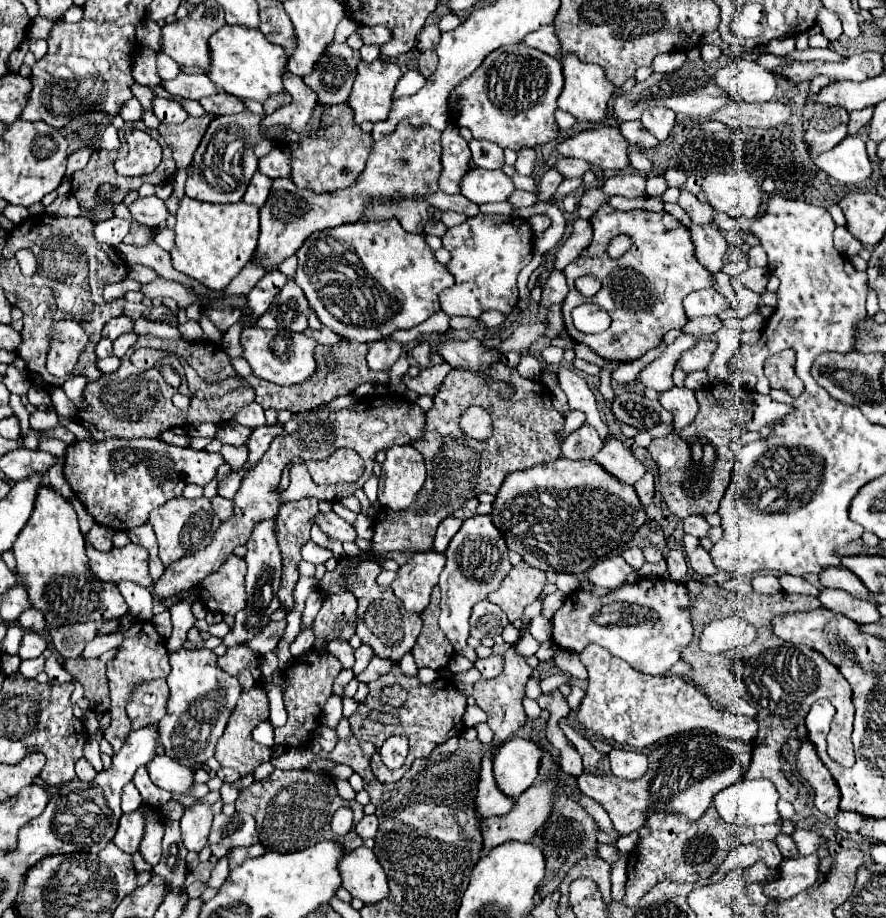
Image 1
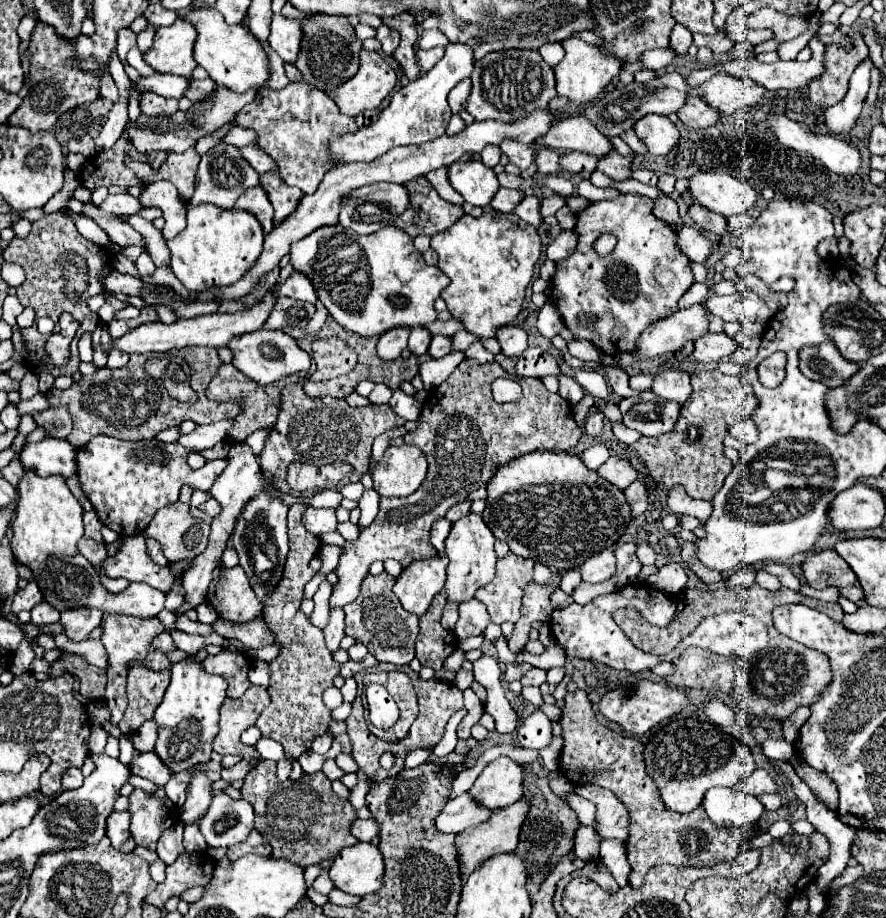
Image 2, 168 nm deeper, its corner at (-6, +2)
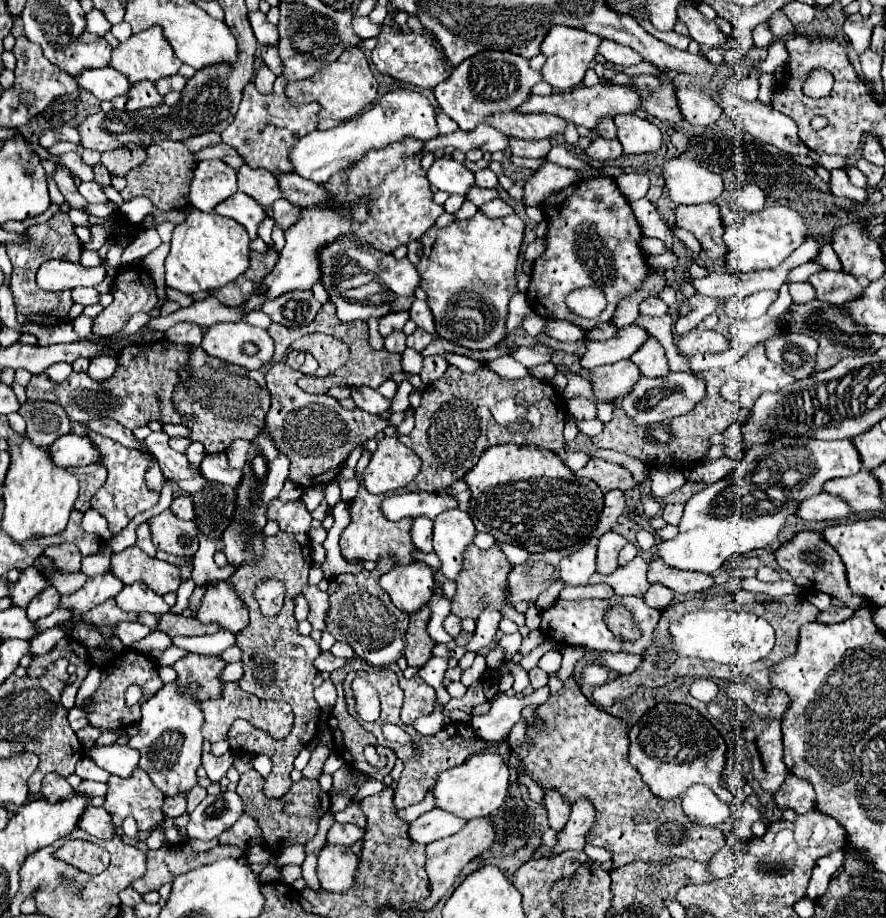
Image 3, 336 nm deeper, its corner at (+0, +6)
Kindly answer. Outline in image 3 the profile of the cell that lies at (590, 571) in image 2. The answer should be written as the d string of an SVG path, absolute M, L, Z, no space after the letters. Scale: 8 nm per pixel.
M590 544L566 556L560 564L560 578L566 584L574 586L586 586L594 572L596 572L596 546Z

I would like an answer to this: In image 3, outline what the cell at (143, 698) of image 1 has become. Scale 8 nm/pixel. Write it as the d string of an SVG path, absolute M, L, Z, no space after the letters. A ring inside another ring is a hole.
M124 650L120 652L118 656L114 656L104 668L102 668L102 682L96 690L96 694L86 700L84 704L84 712L90 720L90 726L96 726L96 728L128 728L130 724L138 722L140 720L140 704L146 702L154 692L158 692L162 688L162 680L158 676L158 666L148 658L144 656L142 652L136 652L136 650ZM128 686L140 686L142 688L142 698L138 704L134 706L128 706L126 700L124 700L124 694L128 690ZM88 702L94 702L94 710L88 710Z

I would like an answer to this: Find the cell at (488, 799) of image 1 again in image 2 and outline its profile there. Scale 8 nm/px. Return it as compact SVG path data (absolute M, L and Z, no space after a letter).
M468 794L450 800L436 818L436 828L442 834L460 834L492 816L488 808L480 808Z

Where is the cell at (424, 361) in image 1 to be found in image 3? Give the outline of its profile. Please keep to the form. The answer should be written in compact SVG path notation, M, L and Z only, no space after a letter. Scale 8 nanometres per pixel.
M394 332L388 338L384 338L384 348L388 352L404 352L406 350L406 334L404 332Z

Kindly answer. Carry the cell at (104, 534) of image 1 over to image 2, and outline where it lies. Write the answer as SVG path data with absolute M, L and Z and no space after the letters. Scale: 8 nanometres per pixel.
M82 538L78 542L78 552L92 564L92 566L100 566L106 560L106 548L104 544L98 544L90 538Z

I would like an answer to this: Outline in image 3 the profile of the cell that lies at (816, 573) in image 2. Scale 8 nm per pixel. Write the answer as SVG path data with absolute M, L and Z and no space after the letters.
M800 532L794 540L790 540L788 544L784 544L776 552L776 562L804 590L808 590L808 592L812 592L812 590L826 592L832 598L840 600L844 606L852 608L852 610L858 610L862 606L862 598L858 594L852 594L852 590L848 588L846 570L844 570L844 562L840 558L840 554L822 538L822 534L816 534L816 532Z

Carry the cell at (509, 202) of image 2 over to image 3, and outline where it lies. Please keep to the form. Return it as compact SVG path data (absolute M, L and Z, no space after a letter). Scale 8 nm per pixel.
M480 186L470 188L470 196L468 196L468 200L472 200L476 206L482 206L494 198L500 198L500 192L496 188L480 188Z

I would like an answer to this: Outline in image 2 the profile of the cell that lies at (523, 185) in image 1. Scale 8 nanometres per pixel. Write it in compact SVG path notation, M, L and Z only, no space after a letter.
M502 172L502 174L498 174L498 182L500 182L502 188L520 188L524 180L522 180L522 176L514 176L514 174Z

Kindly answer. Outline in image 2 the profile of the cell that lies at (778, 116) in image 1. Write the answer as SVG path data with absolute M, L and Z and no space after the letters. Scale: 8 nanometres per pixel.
M688 96L688 104L684 104L684 108L680 108L680 112L676 112L676 114L684 126L694 128L694 130L708 128L720 120L716 110L702 104L702 100L696 96Z

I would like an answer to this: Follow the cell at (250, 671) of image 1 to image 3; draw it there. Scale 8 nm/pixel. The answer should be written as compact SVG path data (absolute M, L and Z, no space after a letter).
M188 654L174 664L174 670L178 672L176 682L180 686L186 686L190 682L200 684L198 700L222 698L222 690L224 690L222 672L224 672L224 668L226 668L226 662L222 658L202 656L202 654Z

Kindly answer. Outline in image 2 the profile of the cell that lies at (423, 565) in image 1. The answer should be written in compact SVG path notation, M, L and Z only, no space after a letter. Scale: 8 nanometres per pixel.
M434 556L430 560L412 562L402 570L394 584L394 594L404 610L416 616L422 616L428 610L432 598L444 588L446 564L446 556Z

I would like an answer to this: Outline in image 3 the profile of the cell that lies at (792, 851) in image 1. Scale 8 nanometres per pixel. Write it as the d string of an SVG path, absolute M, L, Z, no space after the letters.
M726 844L724 848L720 848L720 850L716 852L714 860L708 862L708 864L710 864L710 868L716 872L718 878L726 878L726 876L730 876L730 874L736 870L736 860L734 860L734 858L736 858L734 848L732 848L730 844Z

